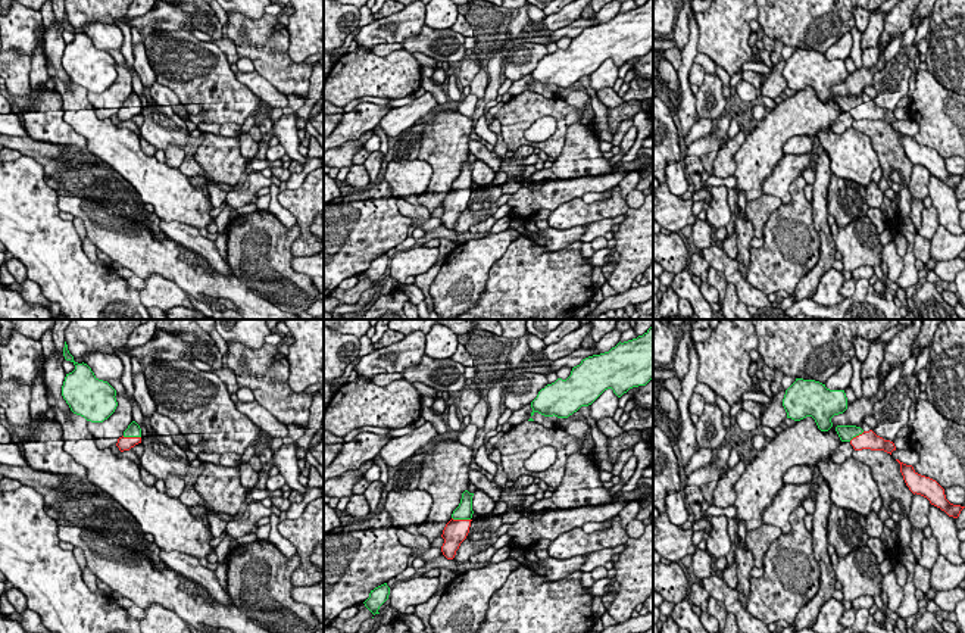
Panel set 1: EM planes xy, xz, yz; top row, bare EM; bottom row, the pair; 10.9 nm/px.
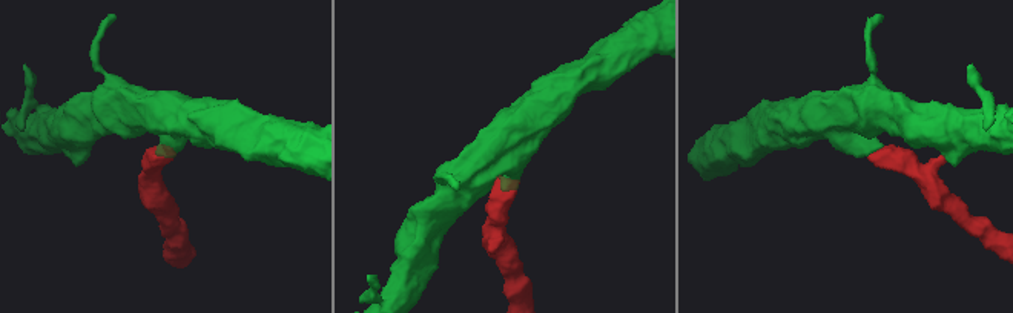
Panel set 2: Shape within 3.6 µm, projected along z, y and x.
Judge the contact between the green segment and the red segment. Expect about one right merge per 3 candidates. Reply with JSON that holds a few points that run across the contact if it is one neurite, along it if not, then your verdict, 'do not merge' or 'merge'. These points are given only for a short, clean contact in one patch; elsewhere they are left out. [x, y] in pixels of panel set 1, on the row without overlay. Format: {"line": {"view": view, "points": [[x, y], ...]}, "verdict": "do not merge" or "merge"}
{"line": {"view": "xz", "points": [[464, 181], [461, 189], [455, 202]]}, "verdict": "merge"}

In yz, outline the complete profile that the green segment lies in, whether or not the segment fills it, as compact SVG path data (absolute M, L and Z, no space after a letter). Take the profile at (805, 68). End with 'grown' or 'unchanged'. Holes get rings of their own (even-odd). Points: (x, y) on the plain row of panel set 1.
M796 49L786 60L783 77L787 88L800 91L812 87L821 102L828 102L831 88L847 79L847 68L844 60L830 60L819 52Z; unchanged

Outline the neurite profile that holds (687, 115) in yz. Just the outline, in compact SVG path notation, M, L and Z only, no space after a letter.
M694 12L688 16L688 25L690 25L690 37L688 43L681 52L681 66L677 69L678 75L678 84L680 84L680 107L678 107L678 119L681 122L683 135L686 137L690 131L690 128L699 121L697 112L696 112L696 97L691 93L688 74L693 66L693 60L696 57L697 52L697 43L699 43L699 28L696 24Z

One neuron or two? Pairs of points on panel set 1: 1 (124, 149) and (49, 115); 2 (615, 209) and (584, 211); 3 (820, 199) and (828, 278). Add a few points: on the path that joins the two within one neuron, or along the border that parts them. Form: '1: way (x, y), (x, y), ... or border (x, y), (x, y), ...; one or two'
1: border (80, 133), (87, 146); two
2: way (608, 209), (592, 211); one
3: border (831, 267), (821, 277), (811, 298); two

